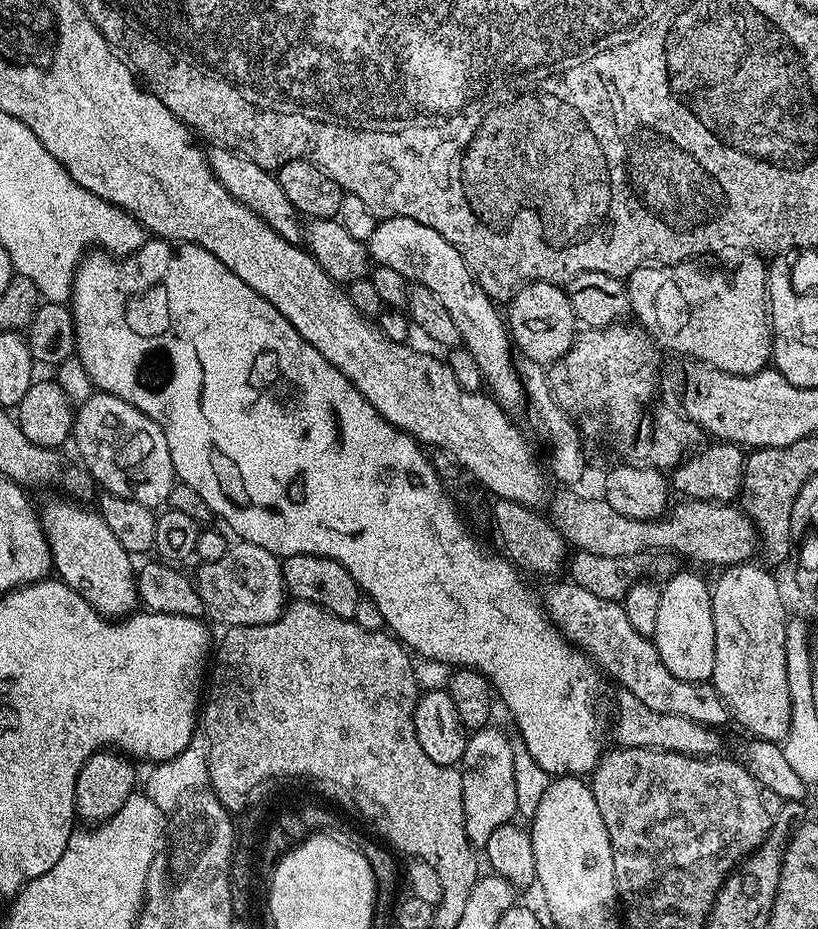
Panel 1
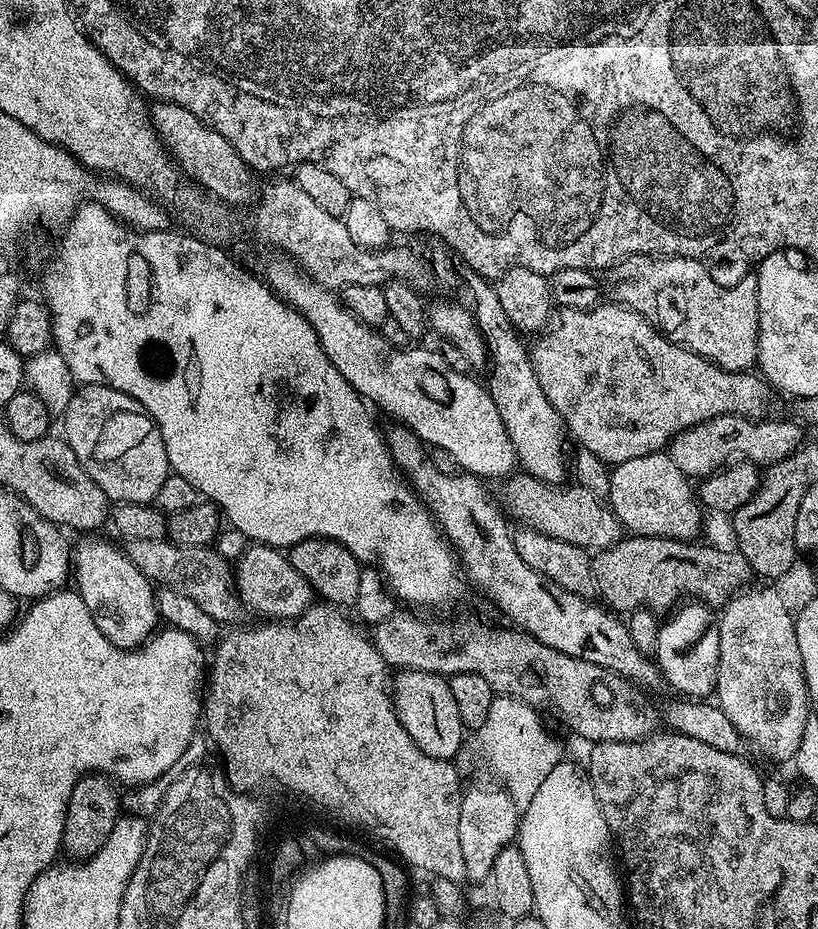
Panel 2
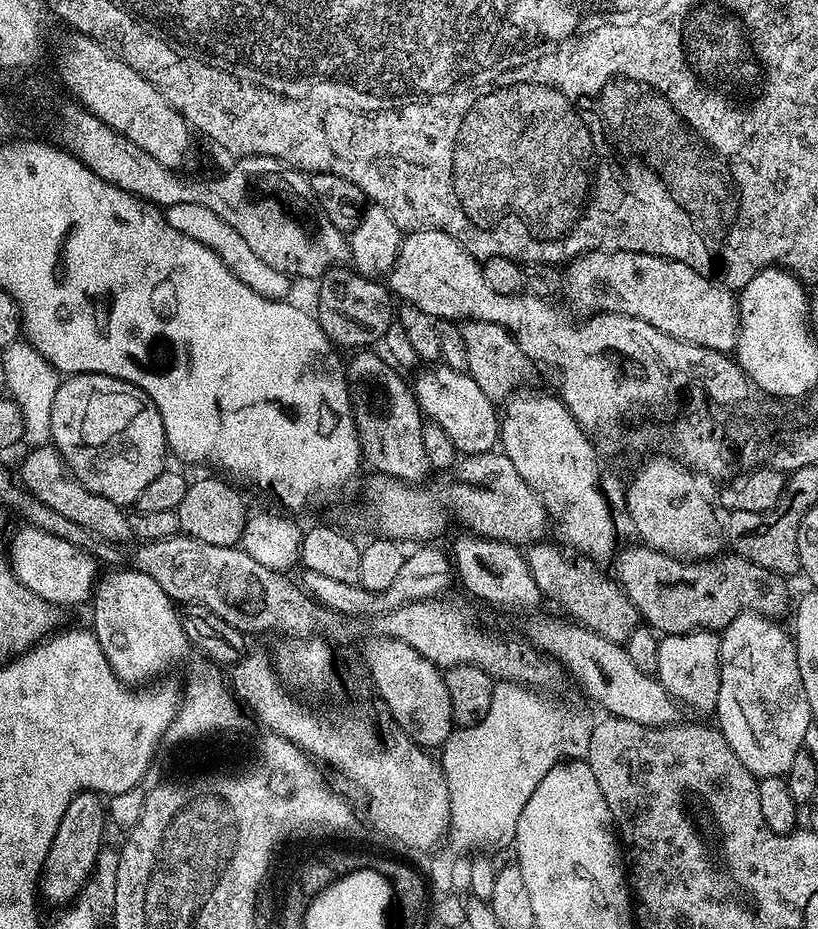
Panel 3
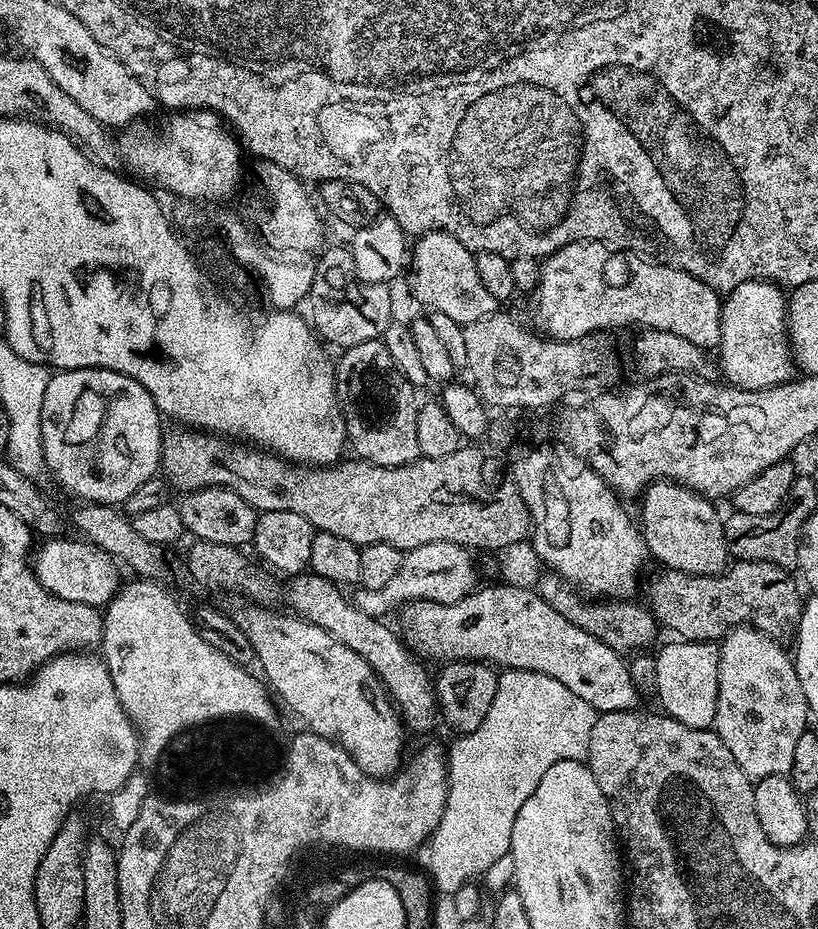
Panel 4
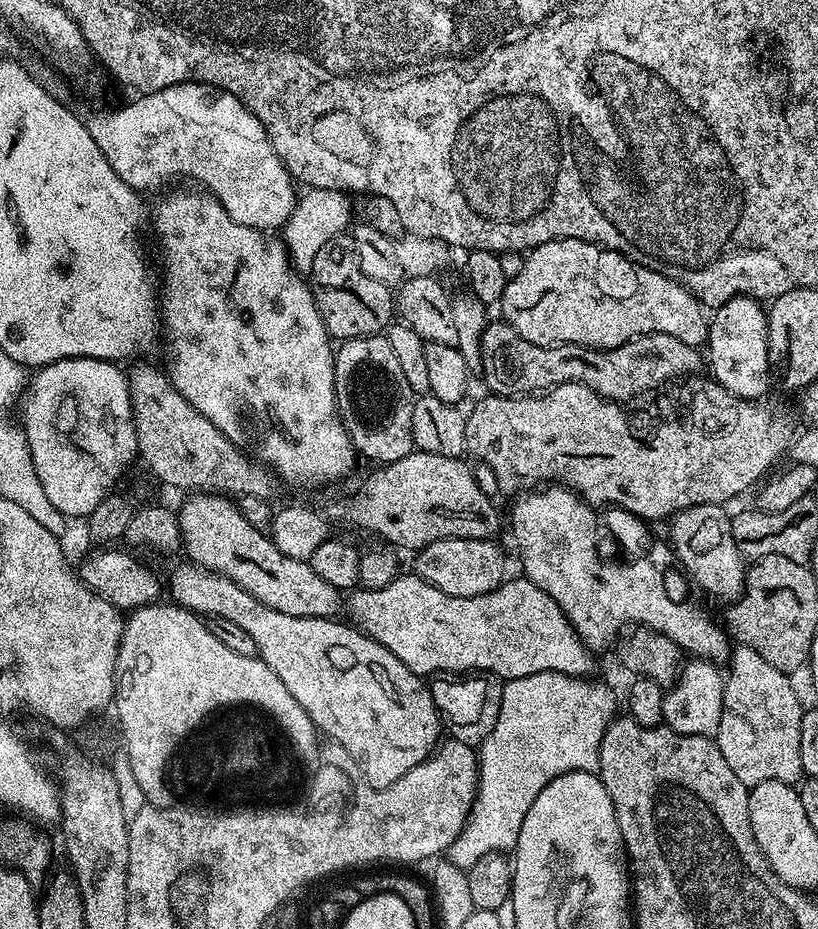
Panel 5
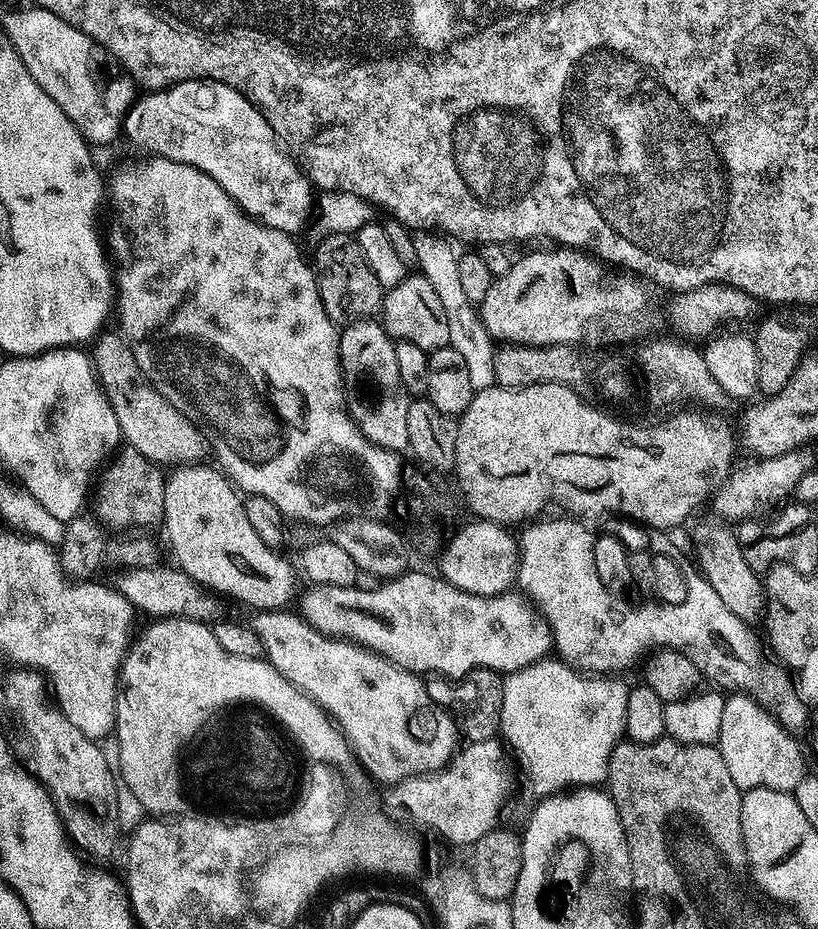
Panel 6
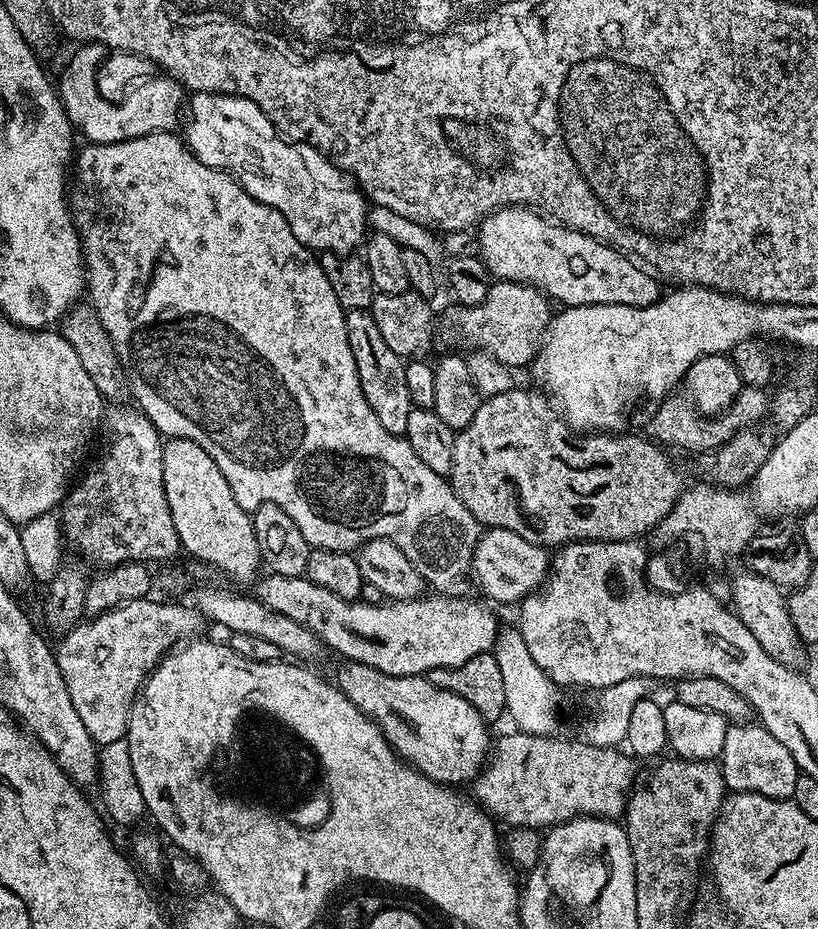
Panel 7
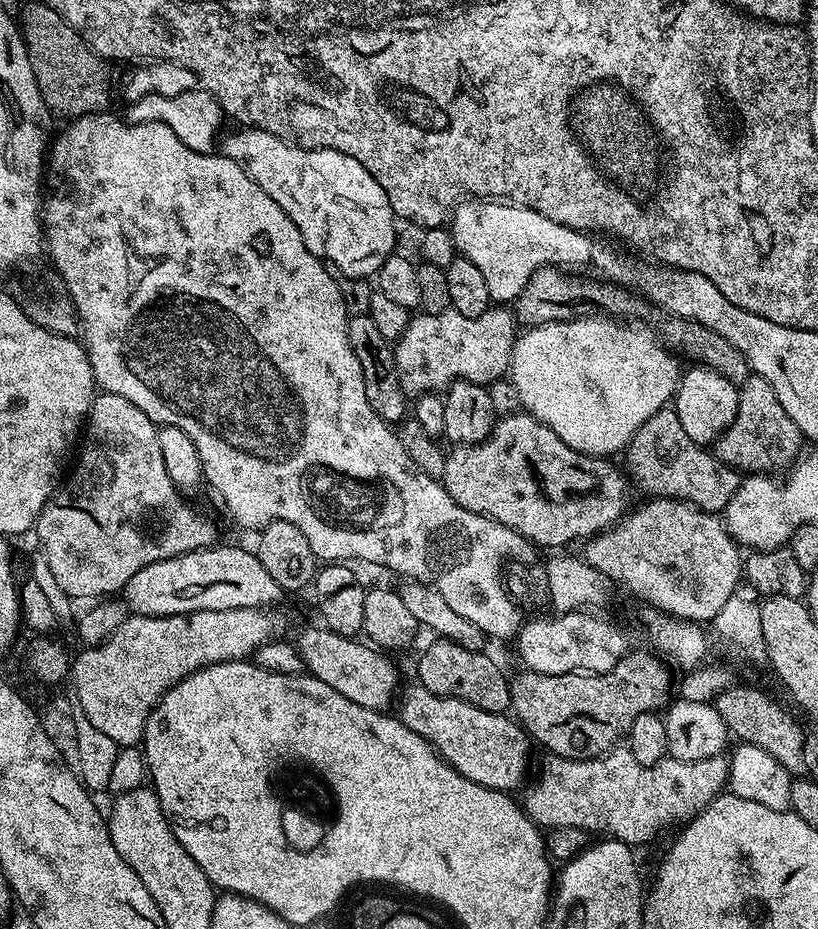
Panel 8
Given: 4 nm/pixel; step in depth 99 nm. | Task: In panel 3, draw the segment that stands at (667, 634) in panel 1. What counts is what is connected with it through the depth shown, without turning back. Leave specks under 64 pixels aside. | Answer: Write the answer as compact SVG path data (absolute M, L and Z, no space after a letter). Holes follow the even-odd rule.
M712 630L664 636L658 646L658 666L655 675L663 688L685 709L693 708L696 712L715 713L720 685L720 636Z

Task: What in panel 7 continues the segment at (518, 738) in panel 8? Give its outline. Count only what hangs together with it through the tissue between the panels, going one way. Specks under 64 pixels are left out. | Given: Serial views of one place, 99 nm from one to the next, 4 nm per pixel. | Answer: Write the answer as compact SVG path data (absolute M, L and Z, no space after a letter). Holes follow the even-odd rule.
M365 664L341 665L334 677L336 687L384 731L404 763L426 774L426 778L449 786L471 785L480 775L489 762L489 725L466 698L439 688L427 675L395 676Z

